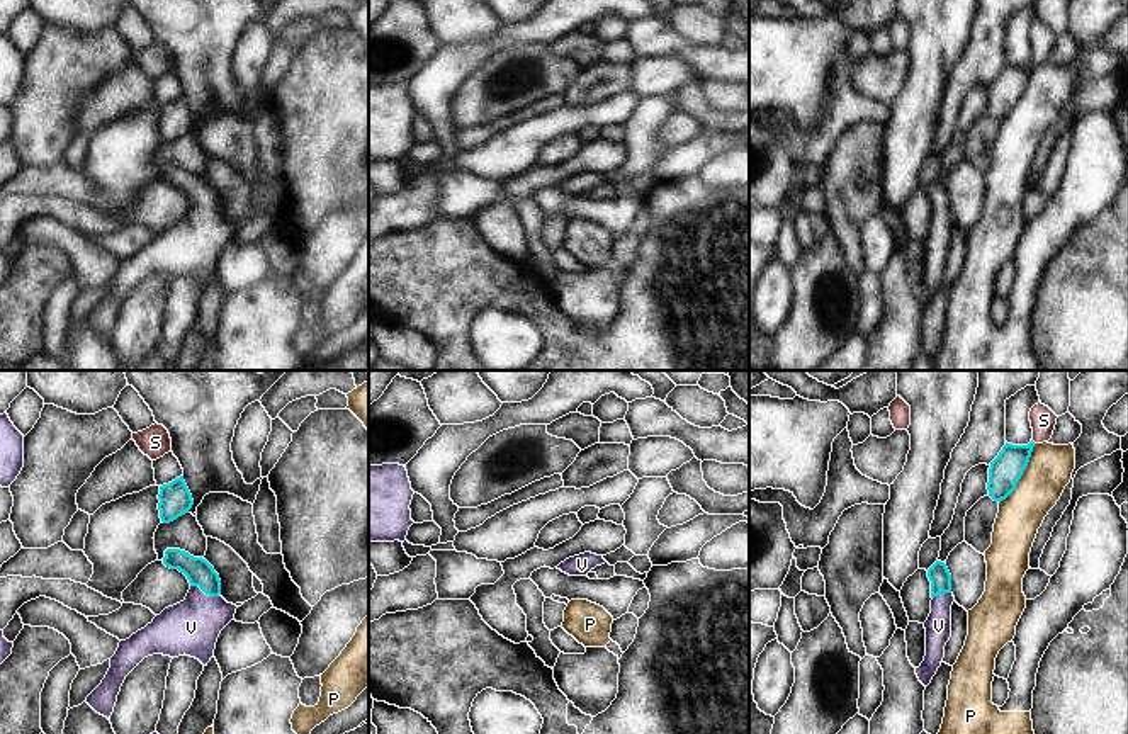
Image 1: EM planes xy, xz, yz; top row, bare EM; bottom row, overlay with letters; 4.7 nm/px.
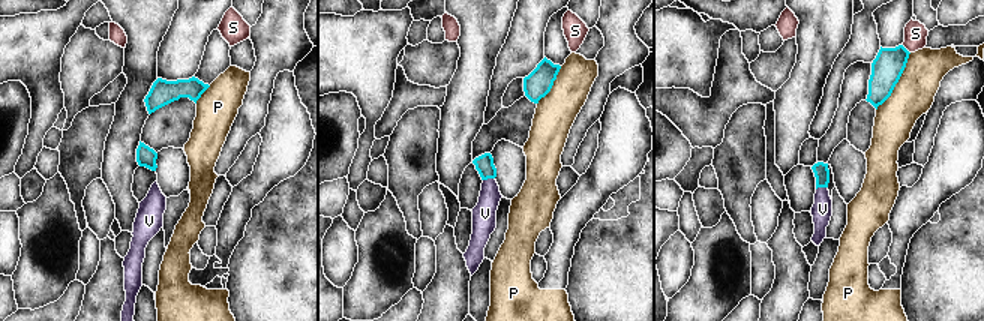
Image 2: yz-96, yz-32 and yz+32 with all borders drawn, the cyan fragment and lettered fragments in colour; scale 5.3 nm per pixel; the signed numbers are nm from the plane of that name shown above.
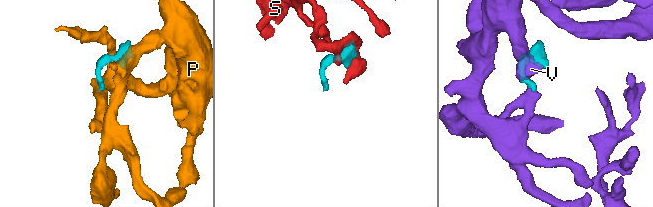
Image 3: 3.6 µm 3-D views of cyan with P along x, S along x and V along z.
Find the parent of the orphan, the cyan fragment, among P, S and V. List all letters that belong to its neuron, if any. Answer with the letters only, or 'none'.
V.

